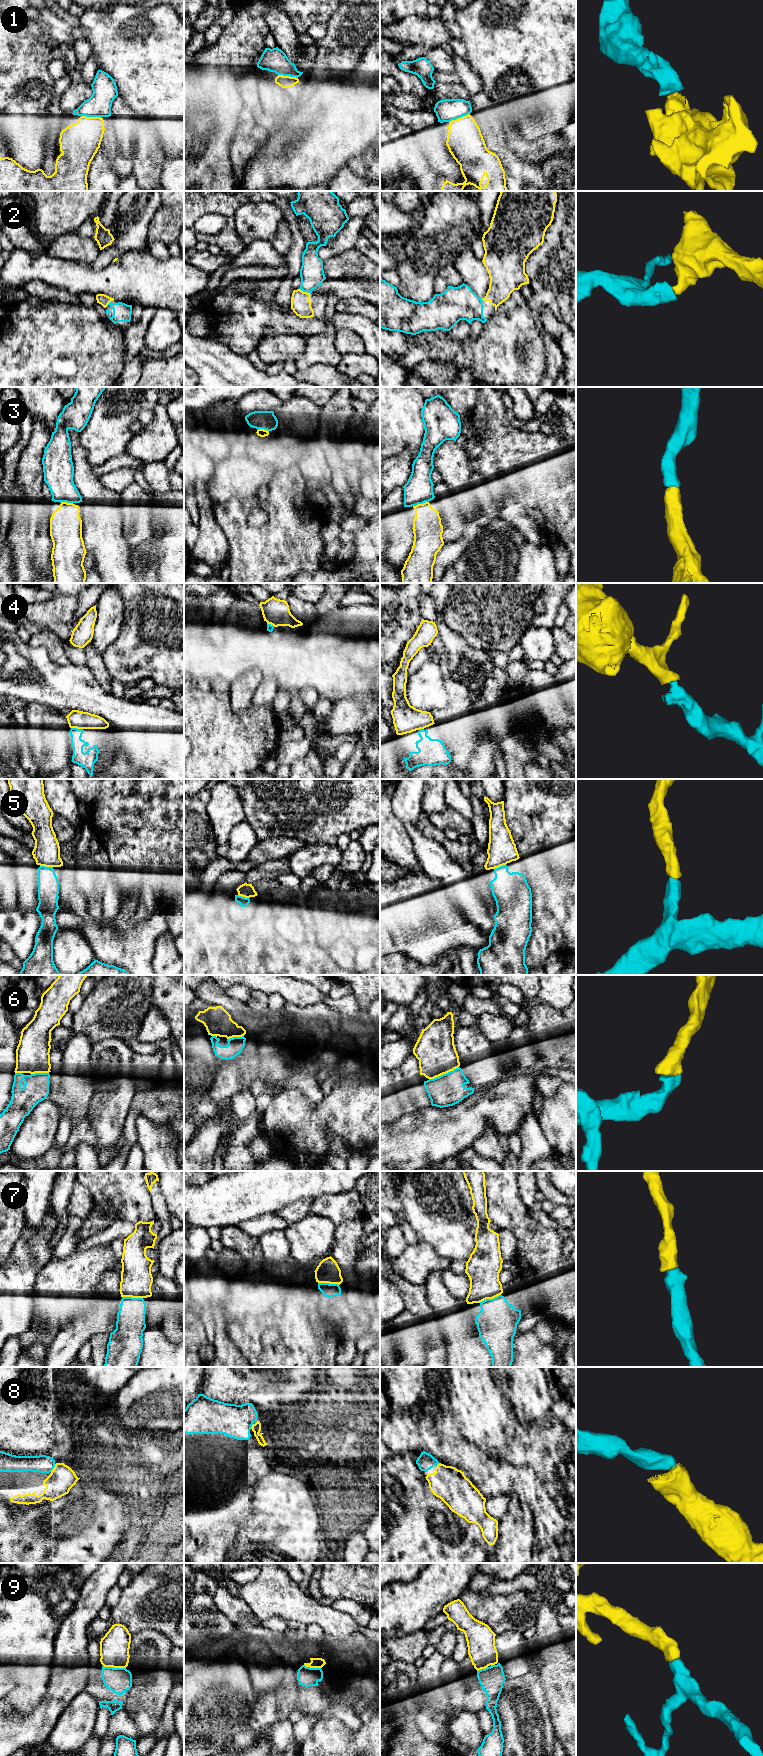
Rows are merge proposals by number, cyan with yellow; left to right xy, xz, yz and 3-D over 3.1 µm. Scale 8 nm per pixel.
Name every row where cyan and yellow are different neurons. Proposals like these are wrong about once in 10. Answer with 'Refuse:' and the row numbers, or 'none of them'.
Refuse: none of them

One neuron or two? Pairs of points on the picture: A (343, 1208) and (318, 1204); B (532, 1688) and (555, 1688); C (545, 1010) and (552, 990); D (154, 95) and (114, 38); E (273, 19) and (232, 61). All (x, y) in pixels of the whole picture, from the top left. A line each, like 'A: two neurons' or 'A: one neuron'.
A: one neuron
B: two neurons
C: two neurons
D: one neuron
E: two neurons

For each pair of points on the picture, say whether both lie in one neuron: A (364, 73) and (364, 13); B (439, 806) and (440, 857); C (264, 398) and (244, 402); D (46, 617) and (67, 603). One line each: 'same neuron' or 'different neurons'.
A: different neurons
B: different neurons
C: same neuron
D: same neuron

